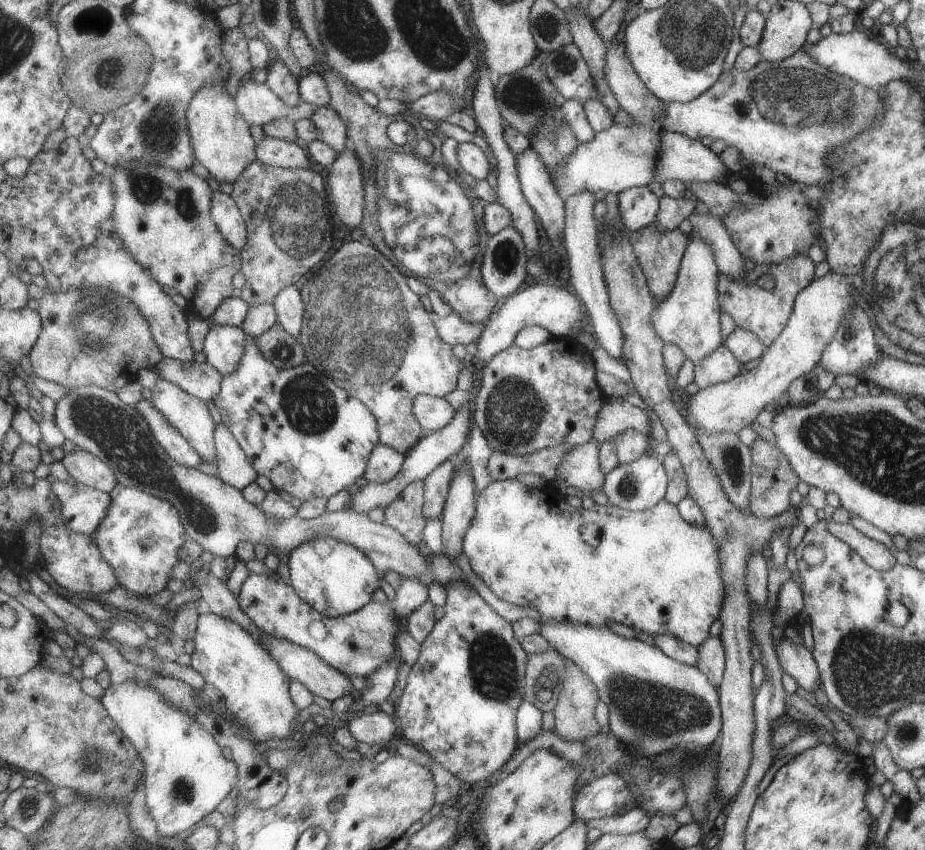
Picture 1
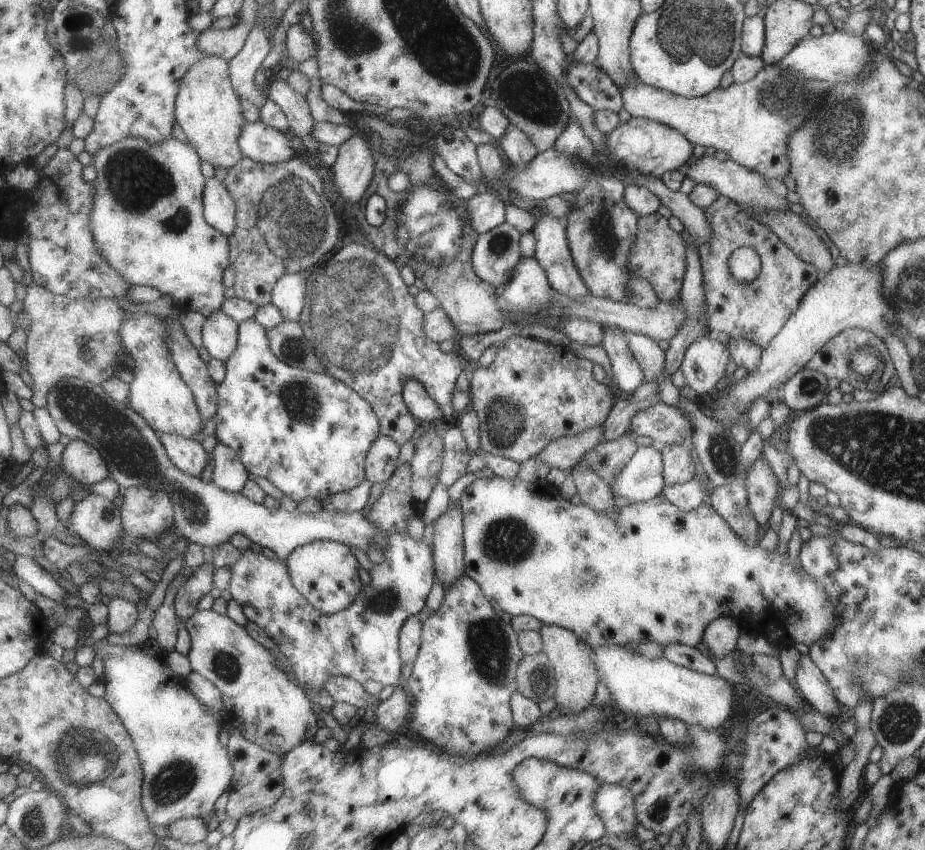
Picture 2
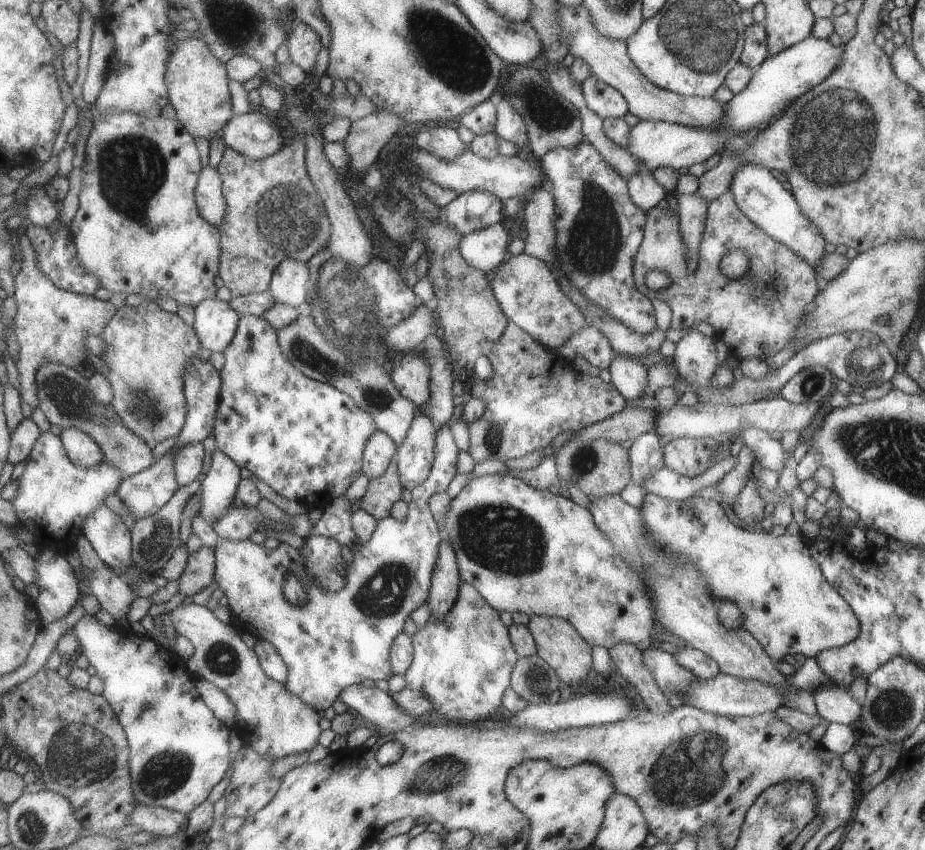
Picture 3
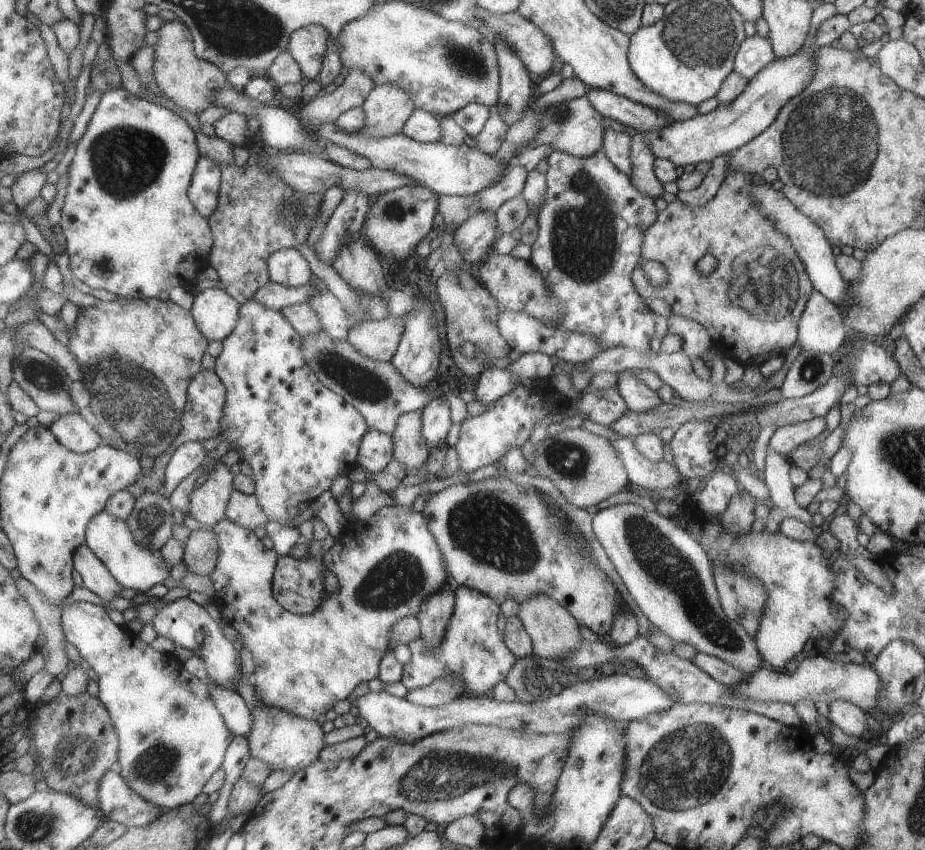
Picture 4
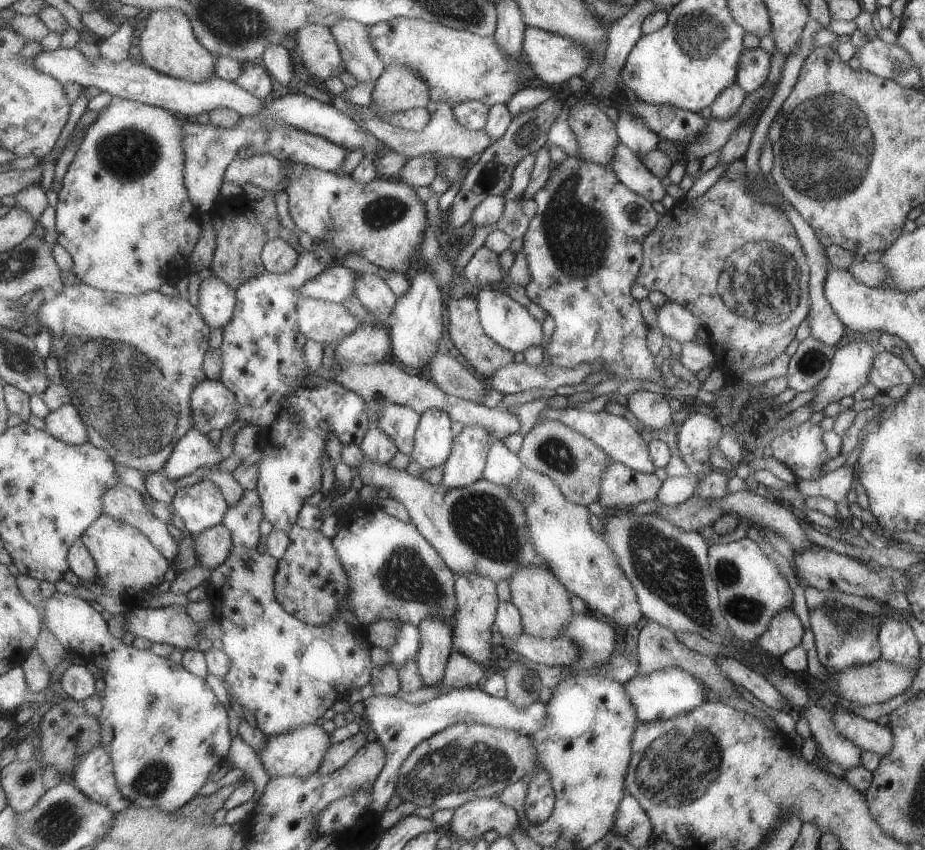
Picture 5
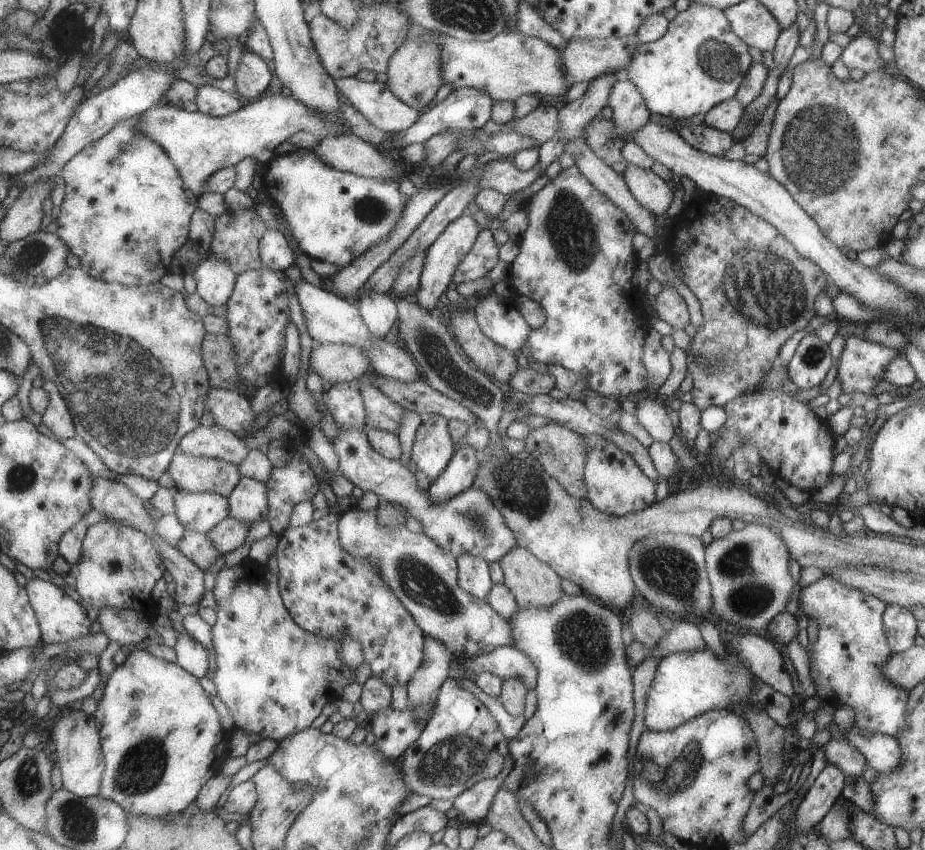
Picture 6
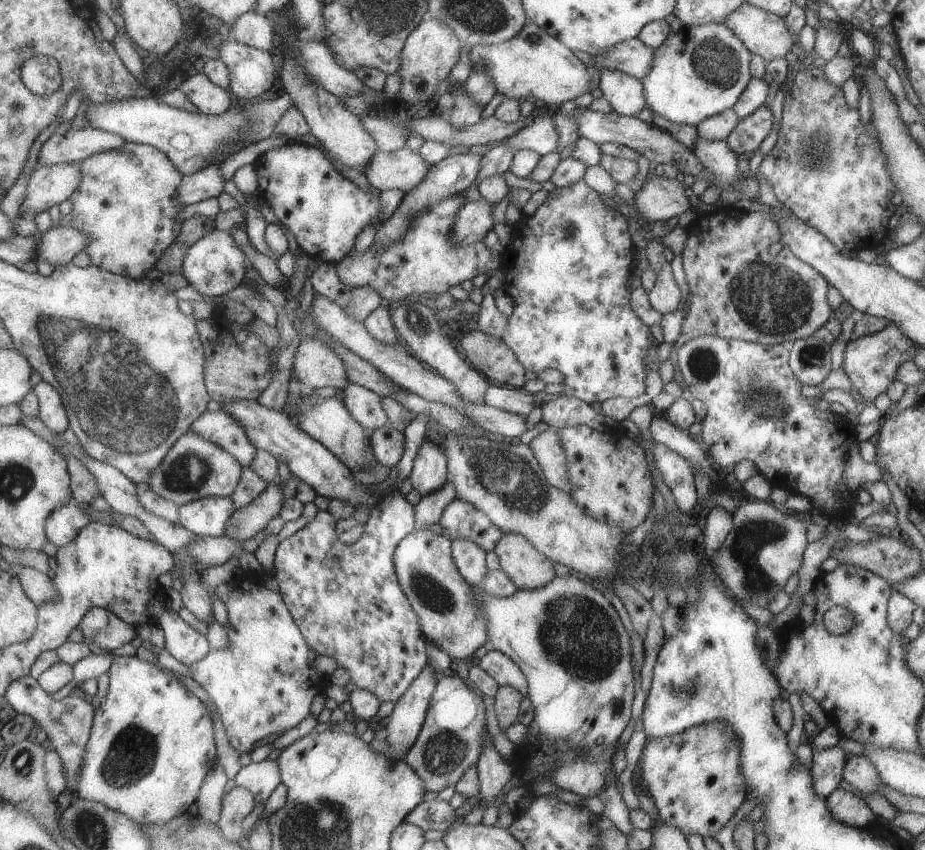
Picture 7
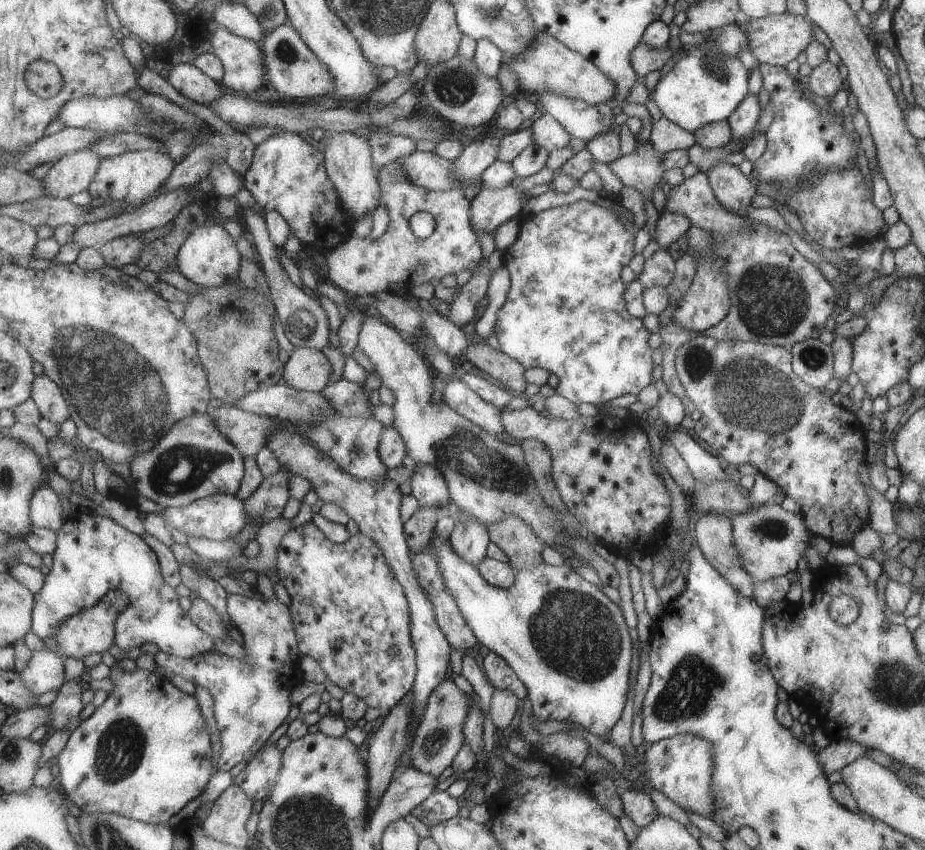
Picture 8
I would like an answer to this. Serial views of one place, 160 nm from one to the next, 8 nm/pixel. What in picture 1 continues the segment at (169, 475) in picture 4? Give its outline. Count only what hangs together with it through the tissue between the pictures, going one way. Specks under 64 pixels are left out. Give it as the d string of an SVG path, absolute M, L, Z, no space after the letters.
M143 399L135 408L147 419L155 438L178 463L199 468L204 462L198 450L173 426L150 399Z

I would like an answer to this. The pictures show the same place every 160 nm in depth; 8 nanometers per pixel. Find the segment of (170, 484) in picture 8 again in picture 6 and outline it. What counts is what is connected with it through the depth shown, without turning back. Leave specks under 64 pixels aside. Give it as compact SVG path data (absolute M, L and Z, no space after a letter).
M180 449L168 473L179 491L218 493L225 498L231 495L243 476L237 464L224 459L191 456Z

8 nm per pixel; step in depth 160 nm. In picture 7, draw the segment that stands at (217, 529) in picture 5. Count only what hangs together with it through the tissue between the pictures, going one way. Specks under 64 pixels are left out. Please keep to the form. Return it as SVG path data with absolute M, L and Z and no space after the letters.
M266 482L267 489L257 494L251 504L236 510L227 527L226 537L245 541L266 528L268 522L282 510L283 490L274 482Z

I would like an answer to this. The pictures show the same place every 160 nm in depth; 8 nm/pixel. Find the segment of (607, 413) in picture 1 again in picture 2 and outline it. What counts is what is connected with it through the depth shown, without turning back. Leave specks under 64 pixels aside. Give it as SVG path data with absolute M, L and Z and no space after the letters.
M659 402L630 420L628 432L644 436L664 445L688 444L693 436L693 424L673 406Z

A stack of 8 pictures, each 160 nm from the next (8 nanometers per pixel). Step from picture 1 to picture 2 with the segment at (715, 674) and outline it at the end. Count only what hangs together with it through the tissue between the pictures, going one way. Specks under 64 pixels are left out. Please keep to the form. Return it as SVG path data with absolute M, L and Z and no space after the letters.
M717 616L705 626L701 642L713 654L711 658L718 660L736 651L735 646L739 634L736 620L729 616Z

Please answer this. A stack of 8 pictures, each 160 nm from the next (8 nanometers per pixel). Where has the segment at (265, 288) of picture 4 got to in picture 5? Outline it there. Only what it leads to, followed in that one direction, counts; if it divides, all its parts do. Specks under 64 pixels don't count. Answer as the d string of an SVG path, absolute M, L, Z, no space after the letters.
M336 265L307 280L299 290L299 296L301 300L313 298L331 303L343 303L343 300L353 296L353 288L355 288L355 272Z

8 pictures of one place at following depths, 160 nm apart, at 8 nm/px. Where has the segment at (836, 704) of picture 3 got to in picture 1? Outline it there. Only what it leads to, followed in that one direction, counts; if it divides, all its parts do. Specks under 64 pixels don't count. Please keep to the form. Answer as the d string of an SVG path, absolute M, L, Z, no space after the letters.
M782 636L777 639L775 650L782 671L794 678L803 690L812 693L820 682L813 655L803 645L795 645Z

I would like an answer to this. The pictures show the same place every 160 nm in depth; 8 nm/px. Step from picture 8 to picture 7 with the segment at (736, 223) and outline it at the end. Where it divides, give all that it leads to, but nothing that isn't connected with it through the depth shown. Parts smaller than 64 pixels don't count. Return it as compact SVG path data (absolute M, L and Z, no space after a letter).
M649 176L643 182L639 192L633 194L634 206L638 215L648 222L666 221L679 217L691 208L684 194L685 186L680 178L667 179Z

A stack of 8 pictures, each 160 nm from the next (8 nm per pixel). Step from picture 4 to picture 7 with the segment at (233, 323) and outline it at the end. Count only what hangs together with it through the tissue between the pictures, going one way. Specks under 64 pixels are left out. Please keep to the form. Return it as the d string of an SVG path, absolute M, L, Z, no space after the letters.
M211 230L197 244L191 246L184 261L184 276L201 295L224 298L227 292L245 283L249 262L233 236L223 230Z

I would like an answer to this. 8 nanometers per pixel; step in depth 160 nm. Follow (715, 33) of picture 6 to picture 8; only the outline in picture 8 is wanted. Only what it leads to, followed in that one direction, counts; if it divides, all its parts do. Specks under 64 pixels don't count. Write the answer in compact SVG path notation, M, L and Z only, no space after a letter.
M712 42L686 46L685 54L674 62L673 68L660 77L650 98L657 105L661 115L687 132L693 132L705 124L718 122L729 114L747 96L748 72L738 56L711 55Z

